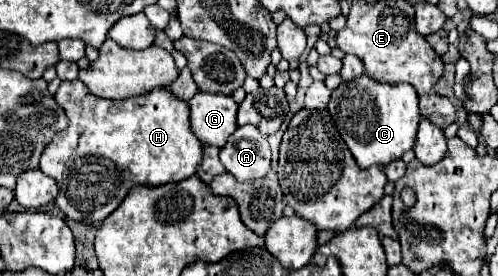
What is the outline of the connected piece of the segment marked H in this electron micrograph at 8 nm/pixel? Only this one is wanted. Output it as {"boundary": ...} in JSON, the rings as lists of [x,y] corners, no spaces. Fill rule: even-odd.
{"boundary":[[[81,80],[61,82],[55,100],[65,108],[69,116],[69,128],[57,132],[43,150],[41,172],[55,178],[59,184],[59,196],[55,204],[63,214],[75,222],[101,224],[127,196],[133,186],[149,184],[159,186],[167,182],[185,180],[195,174],[197,166],[203,160],[203,144],[191,130],[189,106],[185,100],[179,100],[169,88],[161,86],[147,96],[127,98],[127,100],[103,100],[93,96]]]}

